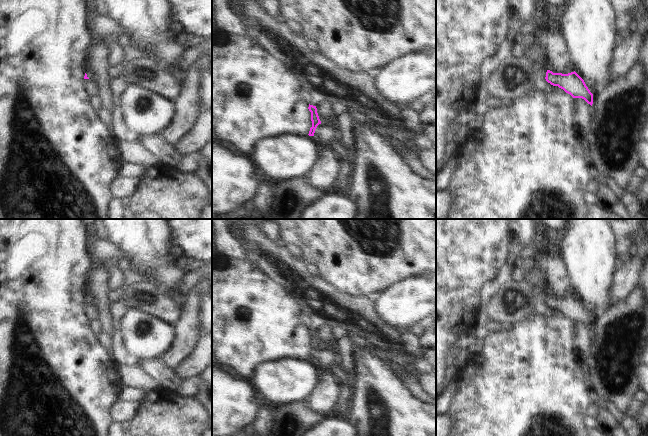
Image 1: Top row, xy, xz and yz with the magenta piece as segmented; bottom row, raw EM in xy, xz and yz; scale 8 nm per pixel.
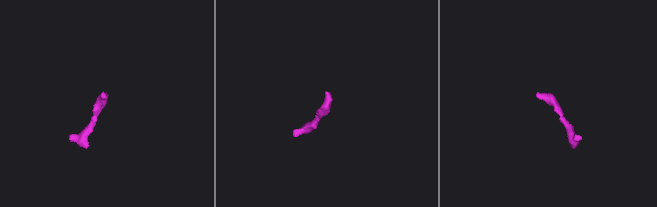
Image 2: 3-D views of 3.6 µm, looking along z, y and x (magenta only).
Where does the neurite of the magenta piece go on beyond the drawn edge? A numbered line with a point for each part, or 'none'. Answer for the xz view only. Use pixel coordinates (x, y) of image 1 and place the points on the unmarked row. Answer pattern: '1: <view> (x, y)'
1: xz (325, 305)

